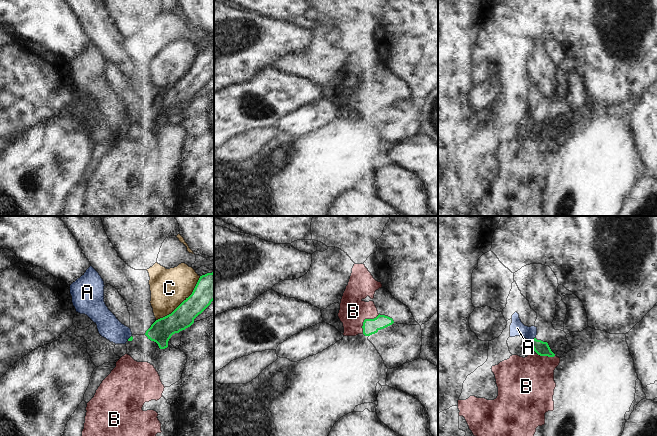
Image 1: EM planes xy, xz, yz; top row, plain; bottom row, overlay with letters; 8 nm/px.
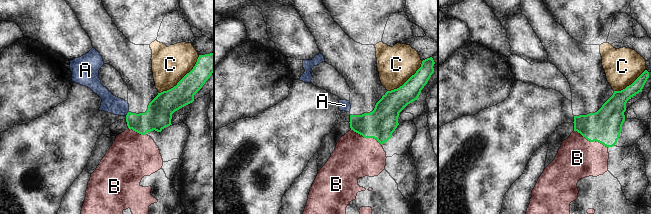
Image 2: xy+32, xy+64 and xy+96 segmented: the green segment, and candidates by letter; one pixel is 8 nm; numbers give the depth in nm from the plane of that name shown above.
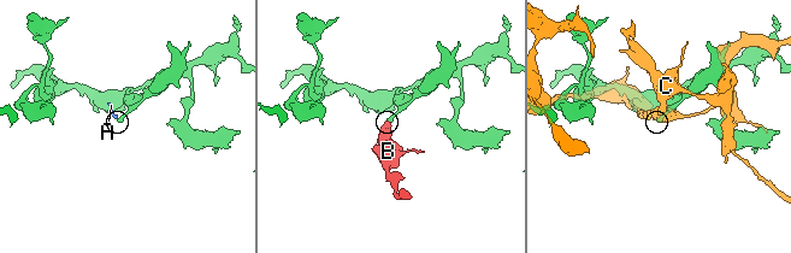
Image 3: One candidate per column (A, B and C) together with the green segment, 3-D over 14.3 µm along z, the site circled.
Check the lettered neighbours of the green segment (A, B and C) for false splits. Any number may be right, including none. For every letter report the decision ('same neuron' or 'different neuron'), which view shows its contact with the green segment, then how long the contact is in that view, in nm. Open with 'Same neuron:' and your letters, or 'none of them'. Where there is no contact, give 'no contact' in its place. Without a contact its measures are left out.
Same neuron: B
A: different neuron | yz | 50 nm
B: same neuron | xz | 220 nm
C: different neuron | xy | 500 nm

